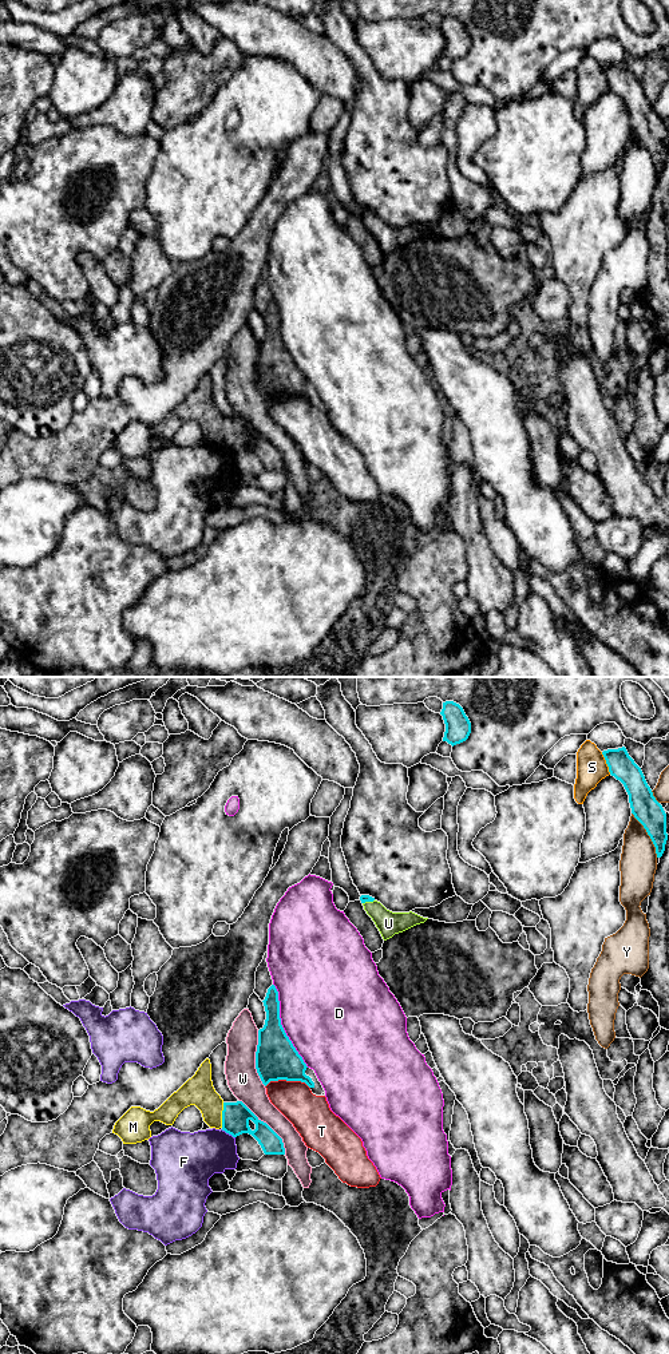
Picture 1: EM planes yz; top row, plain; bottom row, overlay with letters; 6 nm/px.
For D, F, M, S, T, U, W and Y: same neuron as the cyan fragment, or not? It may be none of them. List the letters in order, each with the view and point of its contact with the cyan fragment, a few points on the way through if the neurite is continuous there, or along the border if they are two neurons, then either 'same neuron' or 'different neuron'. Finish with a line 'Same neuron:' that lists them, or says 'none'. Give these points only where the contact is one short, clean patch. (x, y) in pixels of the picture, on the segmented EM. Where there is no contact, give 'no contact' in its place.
D: yz (281, 1025) | different neuron
F: yz (228, 1132) | along yz (221, 1129), (234, 1137) | different neuron
M: yz (222, 1115) | across yz (236, 1116), (222, 1115), (198, 1091) | same neuron
S: yz (606, 763) | different neuron
T: yz (288, 1080) | different neuron
U: yz (368, 901) | across yz (364, 898), (368, 901), (388, 923) | same neuron
W: yz (268, 1125) | different neuron
Y: yz (648, 834) | different neuron
Same neuron: M, U

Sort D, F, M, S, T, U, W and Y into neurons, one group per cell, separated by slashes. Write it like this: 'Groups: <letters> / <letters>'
Groups: D / F / M U / S / T / W / Y

